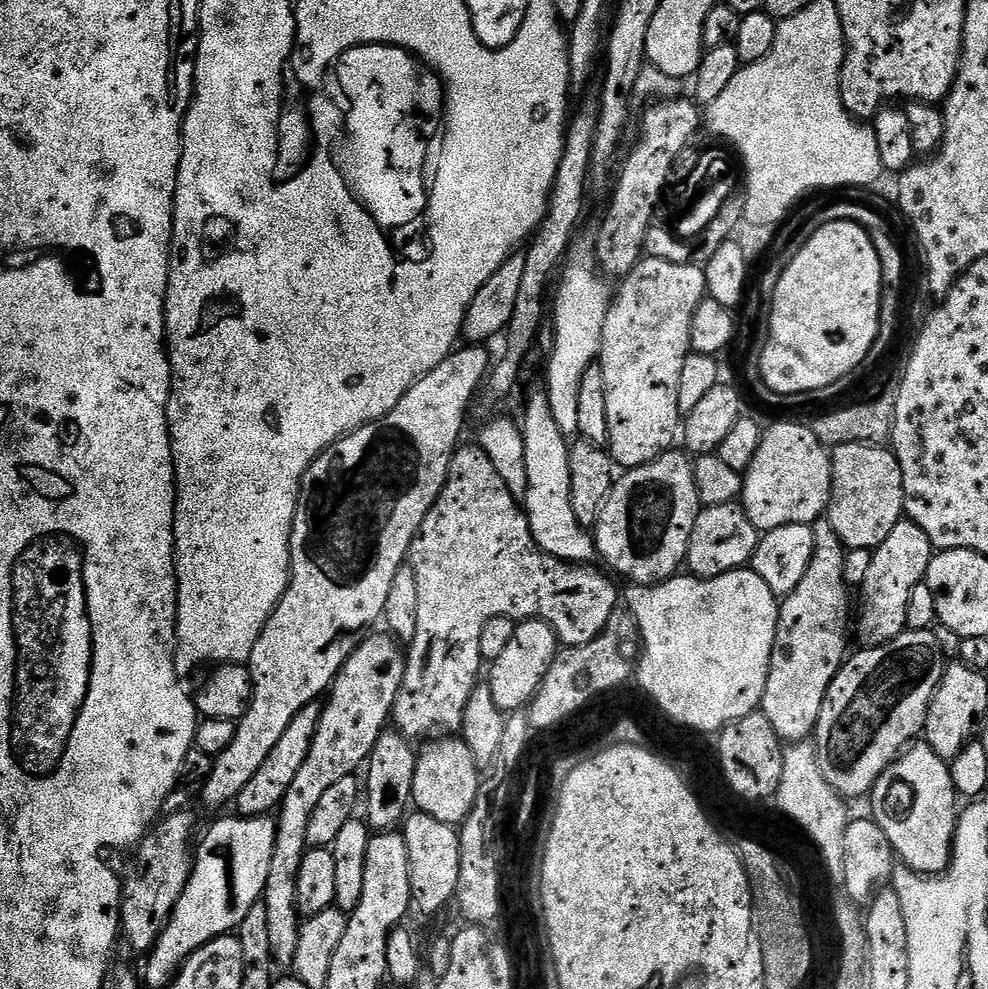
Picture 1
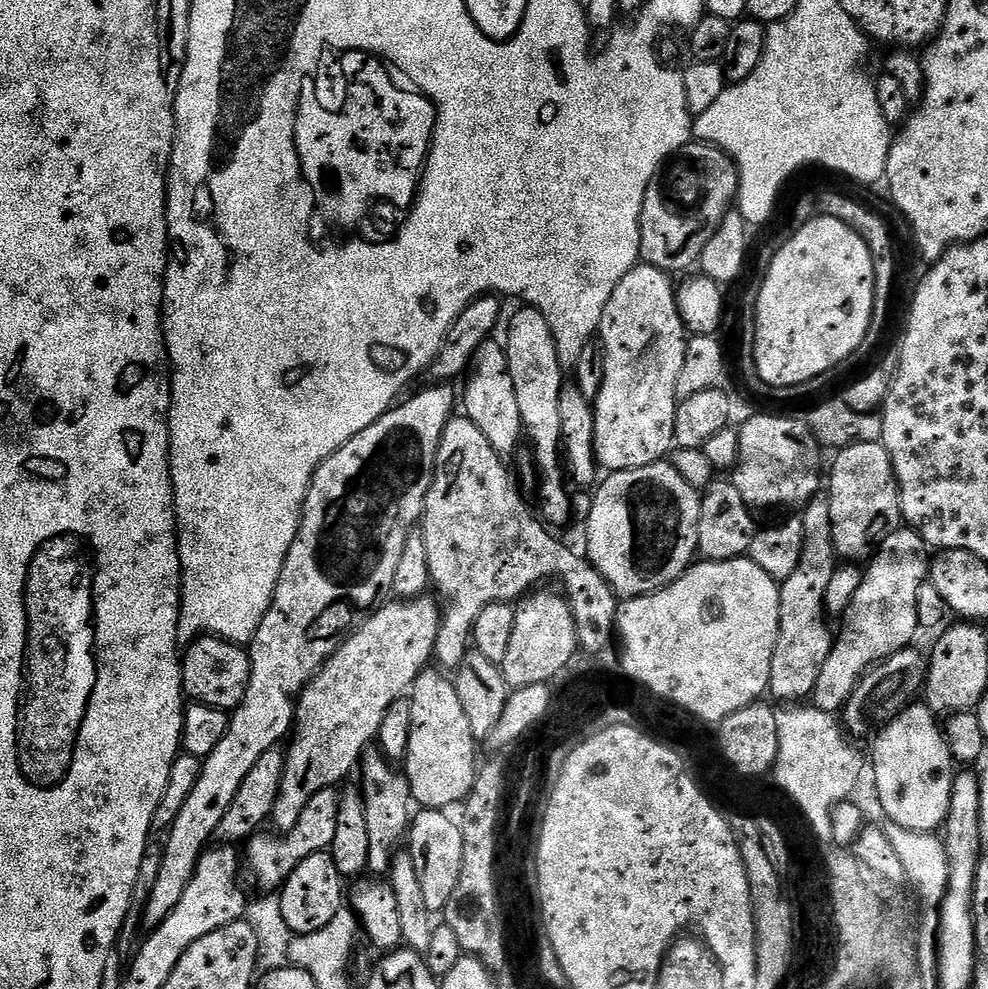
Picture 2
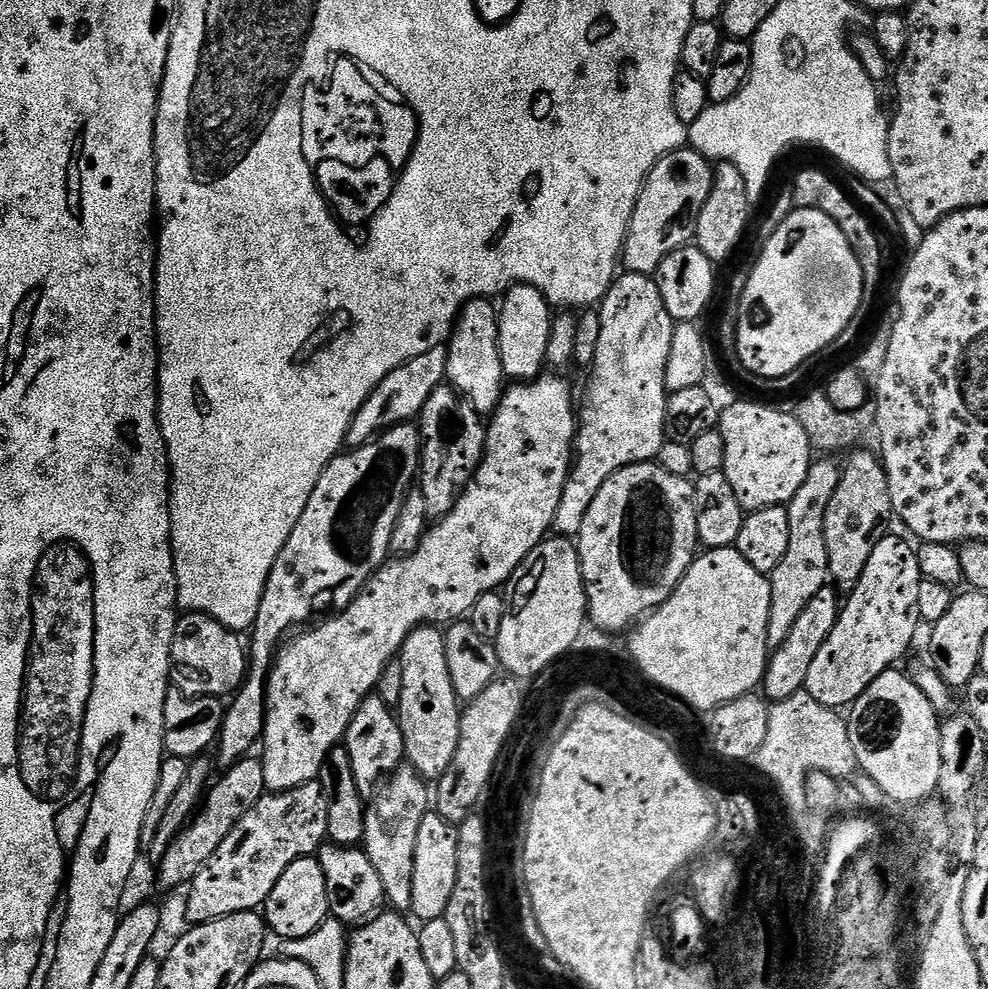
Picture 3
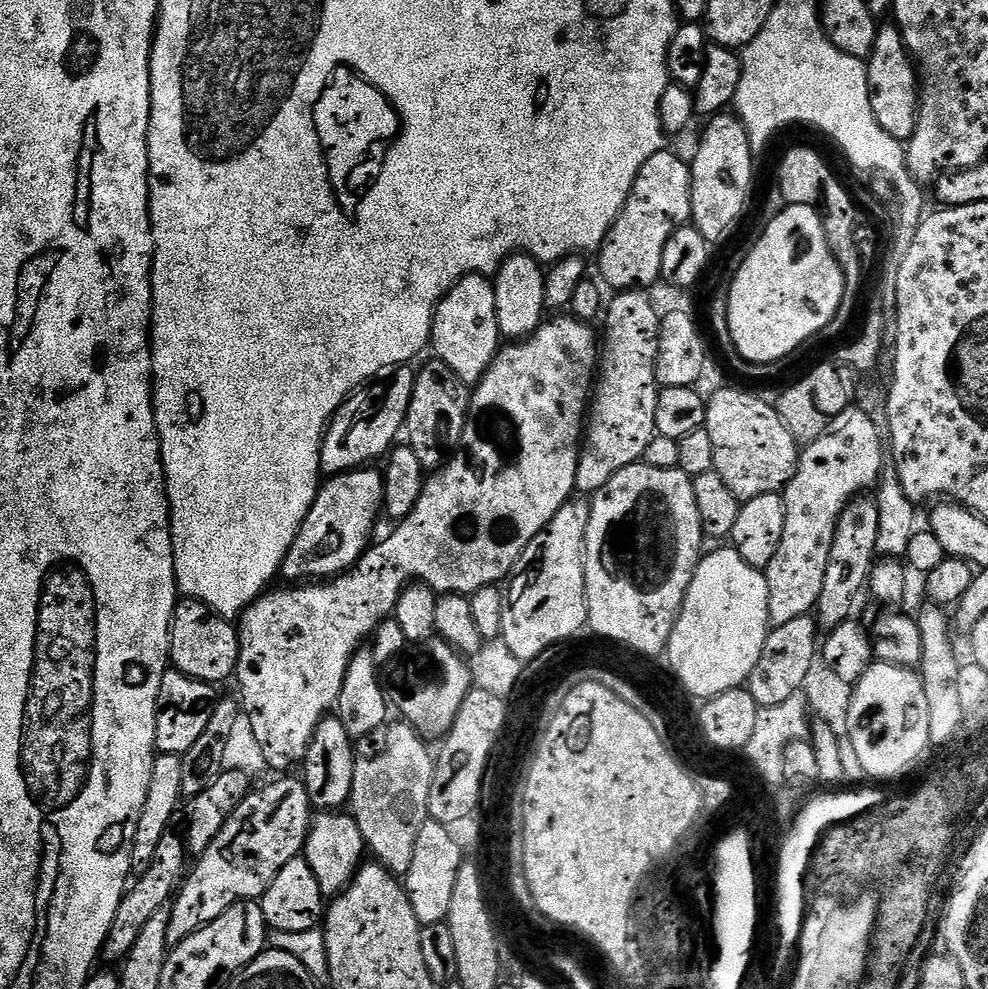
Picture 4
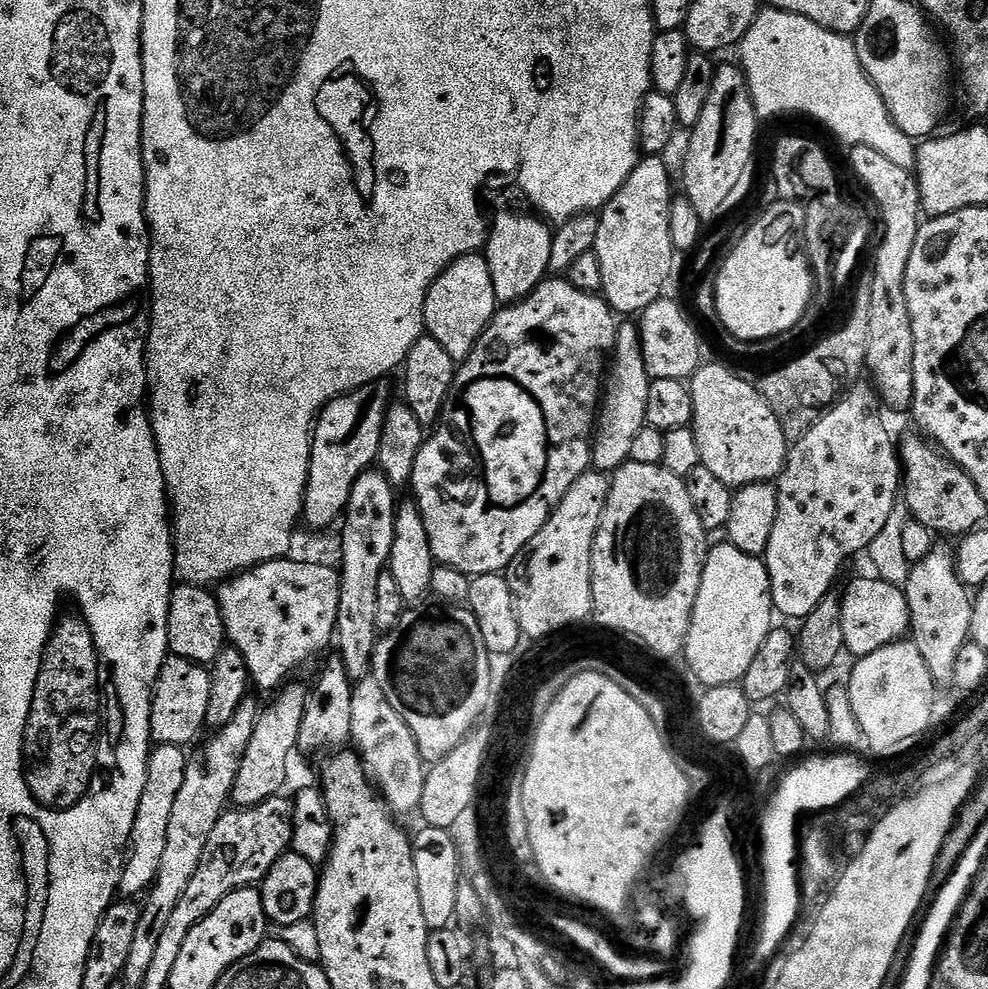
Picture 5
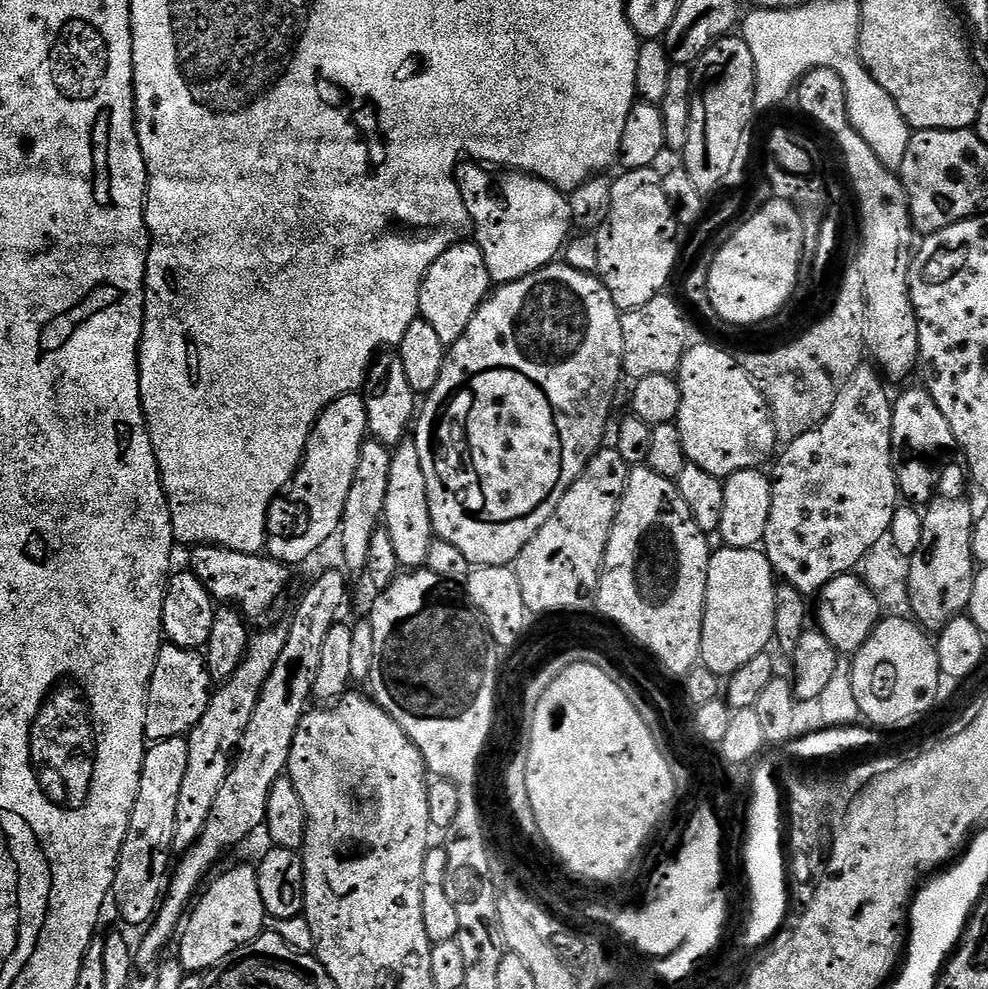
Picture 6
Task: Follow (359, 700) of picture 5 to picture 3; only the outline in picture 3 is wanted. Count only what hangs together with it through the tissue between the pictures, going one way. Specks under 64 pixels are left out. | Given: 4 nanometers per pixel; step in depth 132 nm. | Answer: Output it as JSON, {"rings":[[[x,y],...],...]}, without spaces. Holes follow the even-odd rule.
{"rings":[[[401,766],[376,789],[364,809],[364,838],[362,847],[370,858],[378,878],[382,881],[385,901],[401,914],[411,913],[414,902],[414,846],[418,842],[418,826],[430,811],[430,788],[423,776],[417,776],[416,769]]]}

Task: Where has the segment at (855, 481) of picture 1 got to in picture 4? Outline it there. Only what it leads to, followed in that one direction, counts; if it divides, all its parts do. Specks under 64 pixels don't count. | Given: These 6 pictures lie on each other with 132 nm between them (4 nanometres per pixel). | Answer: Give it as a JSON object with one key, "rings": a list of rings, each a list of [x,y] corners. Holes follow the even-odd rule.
{"rings":[[[857,497],[839,516],[830,561],[826,566],[825,581],[822,582],[822,591],[814,609],[821,631],[832,631],[853,617],[856,600],[861,590],[867,587],[871,576],[877,555],[879,511],[875,501],[868,498]]]}

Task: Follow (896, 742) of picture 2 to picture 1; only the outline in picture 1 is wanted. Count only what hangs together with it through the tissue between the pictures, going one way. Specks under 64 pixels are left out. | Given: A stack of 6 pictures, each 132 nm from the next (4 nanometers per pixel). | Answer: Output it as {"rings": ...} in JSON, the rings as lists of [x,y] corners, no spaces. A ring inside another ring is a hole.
{"rings":[[[923,742],[913,743],[901,752],[900,757],[876,780],[870,793],[872,800],[871,819],[890,838],[893,853],[913,871],[923,874],[940,874],[945,871],[952,858],[952,840],[956,837],[958,819],[958,793],[952,781],[949,761],[942,759],[932,747]]]}

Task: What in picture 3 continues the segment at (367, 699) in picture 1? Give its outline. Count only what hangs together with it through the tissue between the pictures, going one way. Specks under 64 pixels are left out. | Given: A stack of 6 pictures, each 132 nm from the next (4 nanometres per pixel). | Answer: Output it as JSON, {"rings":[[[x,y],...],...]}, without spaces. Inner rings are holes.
{"rings":[[[541,374],[534,380],[516,382],[511,386],[505,387],[504,395],[500,398],[500,404],[486,424],[484,457],[480,460],[480,467],[476,469],[475,477],[470,481],[468,487],[461,492],[455,506],[429,527],[428,531],[424,533],[424,537],[418,542],[418,546],[409,556],[396,556],[385,562],[368,580],[364,589],[353,598],[348,608],[337,611],[331,618],[325,619],[328,621],[321,628],[309,627],[304,630],[309,630],[309,632],[301,631],[296,634],[301,634],[301,636],[293,635],[277,651],[276,659],[272,662],[272,670],[268,673],[268,693],[264,695],[266,714],[264,715],[264,734],[262,737],[262,748],[264,744],[262,759],[264,773],[266,774],[264,786],[269,793],[289,792],[303,784],[313,783],[319,777],[328,755],[343,741],[346,730],[350,726],[358,706],[362,706],[364,699],[376,692],[376,683],[382,678],[382,670],[386,670],[386,666],[399,657],[400,648],[406,642],[409,634],[416,628],[421,628],[424,624],[447,626],[467,617],[472,611],[474,602],[478,602],[478,598],[482,598],[482,594],[503,589],[503,584],[506,583],[505,585],[507,585],[515,577],[518,566],[526,558],[526,554],[530,554],[530,550],[534,550],[534,546],[538,546],[541,540],[545,539],[553,531],[554,514],[558,510],[558,502],[562,502],[562,490],[564,489],[564,483],[568,481],[568,473],[572,471],[574,445],[578,431],[578,408],[577,405],[572,405],[572,388],[560,376],[563,375]]]}

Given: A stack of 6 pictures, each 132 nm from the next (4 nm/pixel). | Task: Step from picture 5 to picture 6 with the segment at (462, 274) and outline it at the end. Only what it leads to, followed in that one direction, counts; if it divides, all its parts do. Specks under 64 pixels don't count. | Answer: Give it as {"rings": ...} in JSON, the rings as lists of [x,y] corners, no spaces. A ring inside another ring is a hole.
{"rings":[[[461,242],[450,246],[433,262],[422,282],[419,319],[430,322],[438,338],[442,338],[445,346],[450,346],[458,342],[462,334],[466,334],[470,318],[474,318],[478,306],[486,299],[493,284],[477,243]]]}

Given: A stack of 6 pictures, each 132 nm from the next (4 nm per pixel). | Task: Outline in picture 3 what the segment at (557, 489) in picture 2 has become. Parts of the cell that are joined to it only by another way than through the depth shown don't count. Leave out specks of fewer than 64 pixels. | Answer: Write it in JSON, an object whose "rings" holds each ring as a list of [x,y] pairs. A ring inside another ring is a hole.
{"rings":[[[516,284],[503,295],[499,313],[499,353],[505,377],[514,382],[536,379],[543,373],[547,363],[546,347],[553,317],[551,305],[540,291],[529,284]]]}

